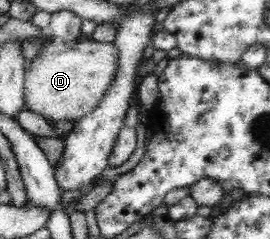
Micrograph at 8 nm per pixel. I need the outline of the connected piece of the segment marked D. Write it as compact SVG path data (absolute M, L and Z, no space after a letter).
M84 38L81 41L63 42L52 39L49 45L30 62L27 62L24 76L24 108L45 119L78 121L88 112L93 112L105 96L106 89L113 84L118 66L118 52L112 43L101 43Z

